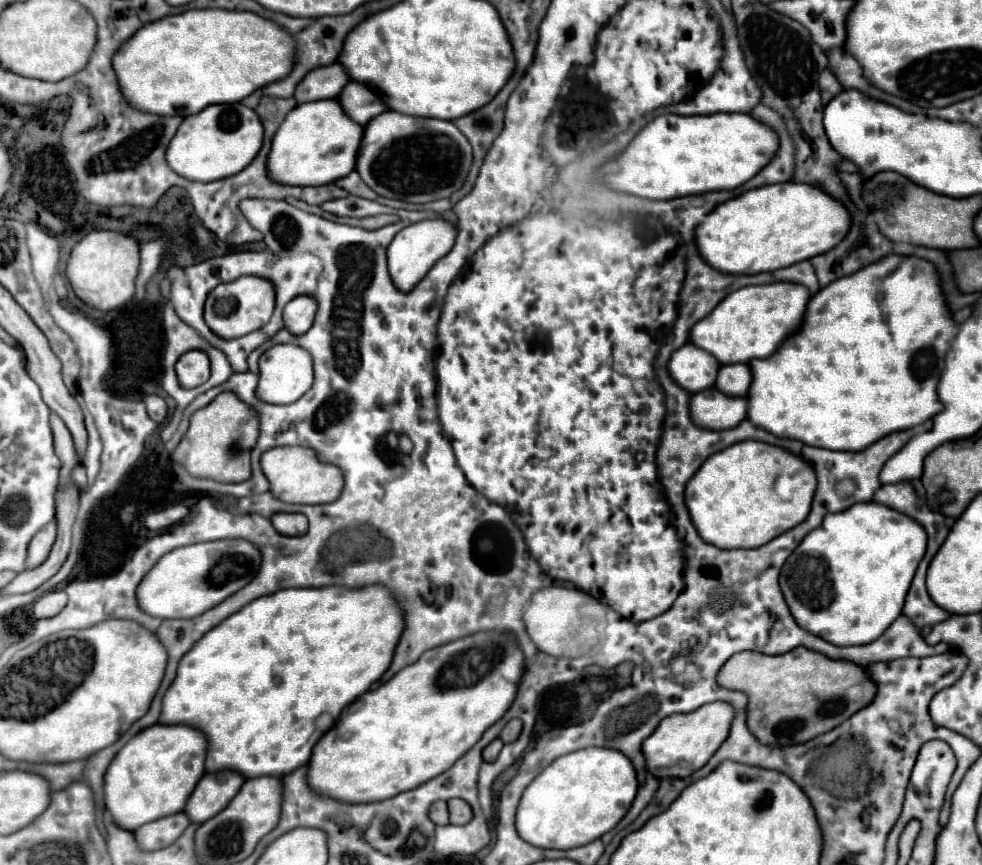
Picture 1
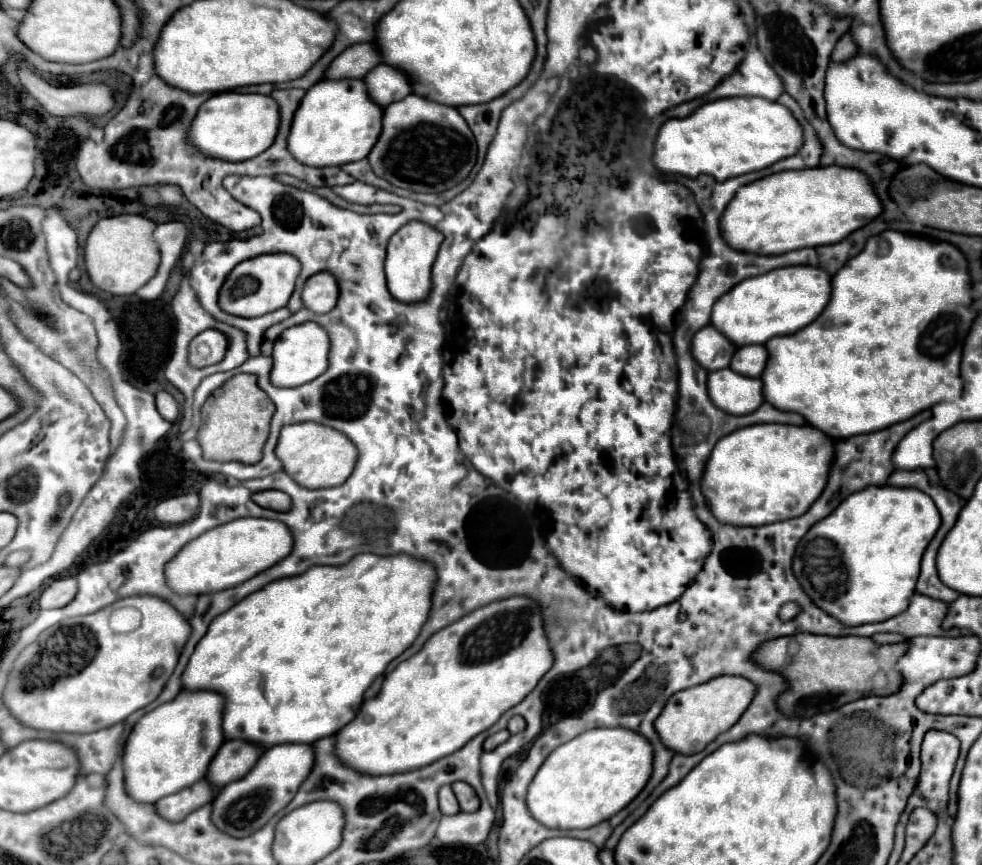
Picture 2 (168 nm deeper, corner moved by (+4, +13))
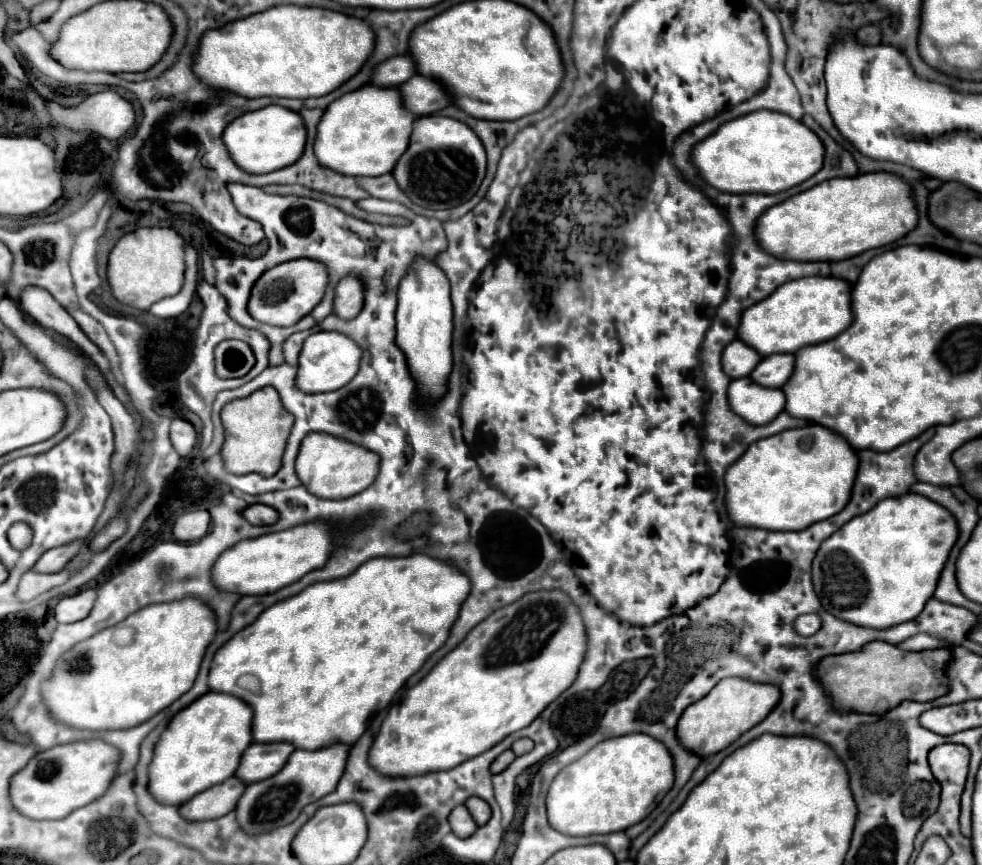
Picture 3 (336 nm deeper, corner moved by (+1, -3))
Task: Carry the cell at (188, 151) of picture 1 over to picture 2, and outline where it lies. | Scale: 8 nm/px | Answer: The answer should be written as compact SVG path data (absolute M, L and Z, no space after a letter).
M221 92L211 96L199 112L197 120L193 120L193 128L189 130L189 140L201 148L207 156L217 156L229 162L243 162L253 156L265 152L279 130L279 104L265 94L235 94L235 92Z

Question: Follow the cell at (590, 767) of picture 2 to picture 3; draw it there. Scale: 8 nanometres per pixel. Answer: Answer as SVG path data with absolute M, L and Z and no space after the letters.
M646 734L604 740L552 780L546 796L548 822L568 836L612 834L644 820L674 784L672 758L664 744Z

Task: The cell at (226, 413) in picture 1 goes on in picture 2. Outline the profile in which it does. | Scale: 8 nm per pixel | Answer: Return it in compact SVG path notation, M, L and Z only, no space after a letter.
M237 374L217 388L203 406L203 426L199 430L197 442L203 448L207 460L217 462L243 462L257 464L263 456L263 446L269 438L271 418L275 414L275 404L257 386L257 376Z

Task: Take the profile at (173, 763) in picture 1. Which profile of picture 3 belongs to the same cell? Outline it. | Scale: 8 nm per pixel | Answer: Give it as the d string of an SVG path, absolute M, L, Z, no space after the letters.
M208 692L180 710L154 746L152 762L148 766L148 790L152 796L156 796L160 804L182 806L206 788L228 780L234 774L242 752L252 742L250 724L250 706L236 696L218 692Z

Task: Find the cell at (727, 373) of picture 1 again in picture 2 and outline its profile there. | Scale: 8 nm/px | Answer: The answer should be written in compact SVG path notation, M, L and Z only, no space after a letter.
M745 346L735 352L731 360L731 368L745 376L757 378L765 370L767 360L769 360L769 352L765 346Z

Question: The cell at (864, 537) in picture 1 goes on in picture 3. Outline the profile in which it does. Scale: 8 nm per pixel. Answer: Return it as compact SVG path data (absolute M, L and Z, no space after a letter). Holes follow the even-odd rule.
M912 492L900 498L886 498L866 514L854 516L828 540L824 540L812 562L814 592L824 602L830 602L828 610L830 614L834 614L840 620L848 620L850 624L856 626L884 630L902 622L910 622L922 612L926 600L932 598L938 576L944 568L944 562L948 560L950 548L954 546L956 538L958 538L956 520L940 504ZM828 578L830 578L830 598L826 596Z

